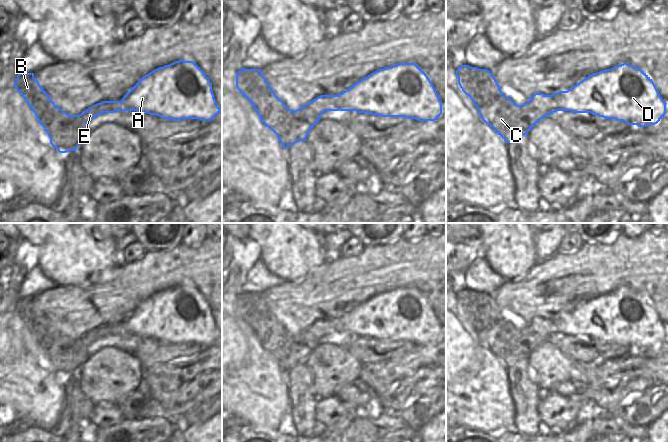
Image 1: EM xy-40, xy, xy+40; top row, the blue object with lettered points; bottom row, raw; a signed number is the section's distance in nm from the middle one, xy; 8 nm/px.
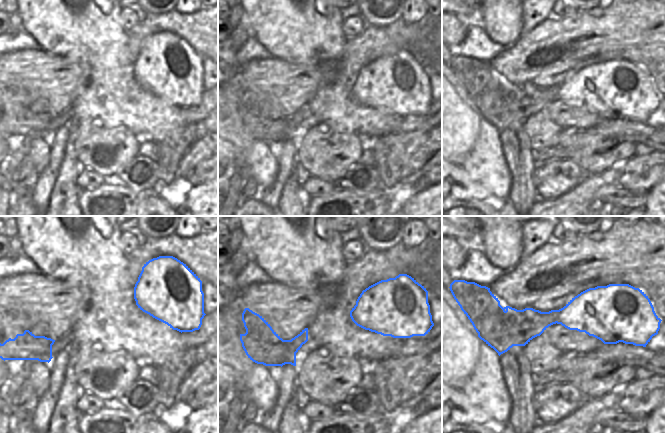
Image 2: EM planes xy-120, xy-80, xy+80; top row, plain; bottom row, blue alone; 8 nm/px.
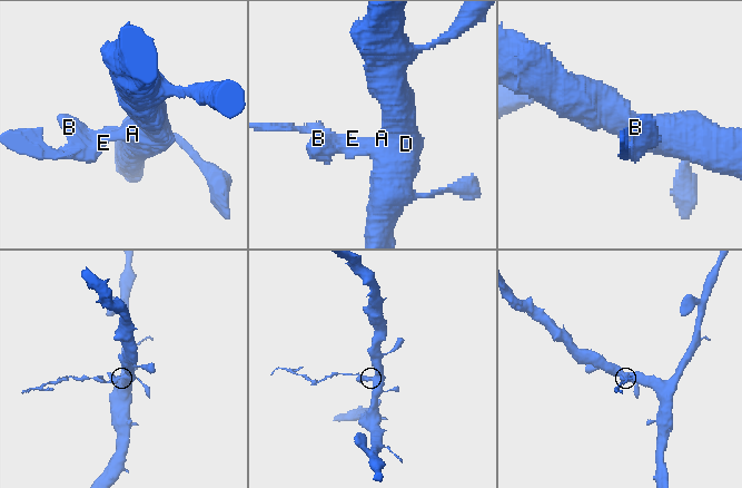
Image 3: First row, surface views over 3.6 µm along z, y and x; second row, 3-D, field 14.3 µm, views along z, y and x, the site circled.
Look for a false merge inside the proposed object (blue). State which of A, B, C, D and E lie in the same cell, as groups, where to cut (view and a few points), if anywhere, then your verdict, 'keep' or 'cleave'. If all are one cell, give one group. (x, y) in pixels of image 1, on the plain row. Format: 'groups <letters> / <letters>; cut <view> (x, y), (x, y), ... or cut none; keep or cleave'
groups A D / B C E; cut xy+40 (549, 319), (562, 334); cleave

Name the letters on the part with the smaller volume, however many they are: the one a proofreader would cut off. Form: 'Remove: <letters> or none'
Remove: B, C, E

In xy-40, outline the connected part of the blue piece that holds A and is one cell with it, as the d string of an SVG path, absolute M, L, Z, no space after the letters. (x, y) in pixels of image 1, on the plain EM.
M183 283L142 301L122 325L139 337L173 345L210 345L220 336L208 301L196 287Z

